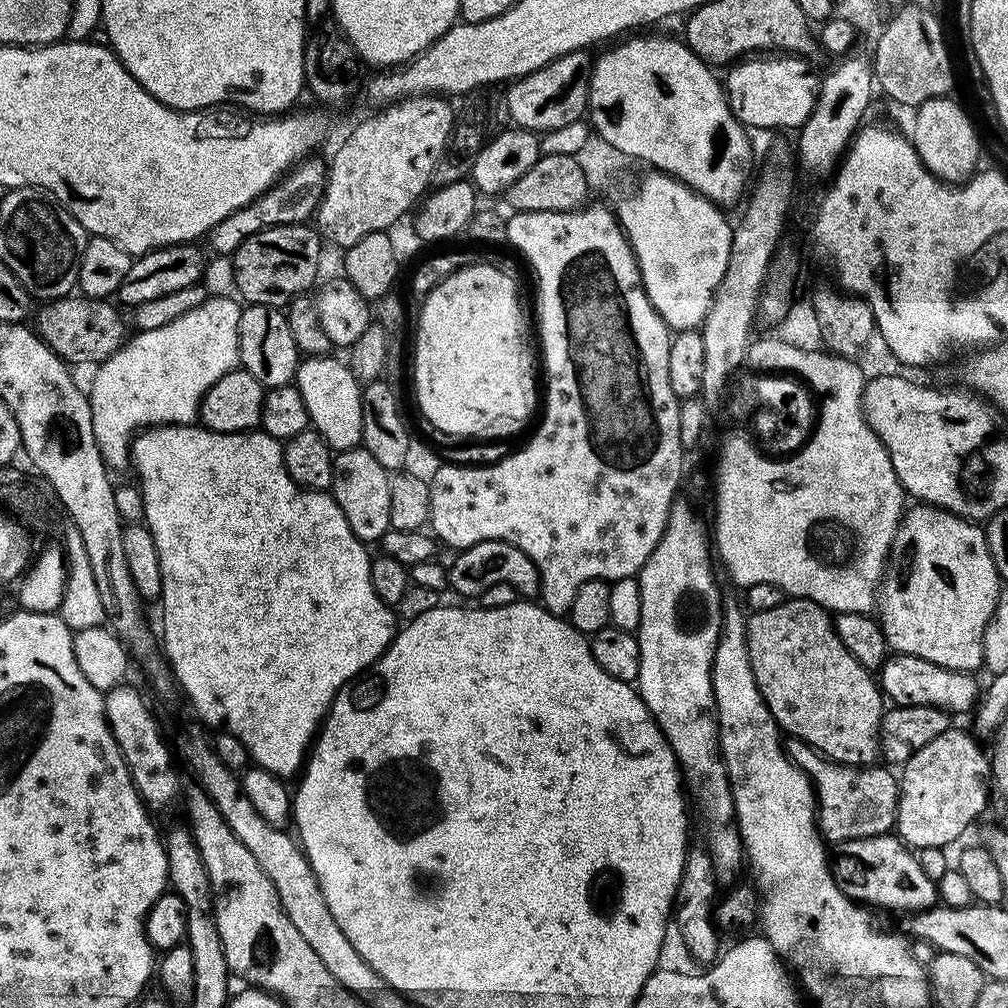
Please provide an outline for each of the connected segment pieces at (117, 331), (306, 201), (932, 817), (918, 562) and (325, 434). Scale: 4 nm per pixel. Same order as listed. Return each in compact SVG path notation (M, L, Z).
M69 294L59 298L49 299L47 302L41 304L44 305L41 306L40 313L38 313L39 308L38 311L35 313L35 316L36 315L37 316L36 316L36 324L34 323L34 331L36 335L40 337L40 339L46 341L46 343L50 346L50 350L54 350L55 352L57 352L61 360L65 362L69 362L71 365L75 366L75 364L92 364L91 366L99 366L103 364L104 361L110 359L110 357L113 356L115 352L119 350L119 348L123 347L123 345L129 339L130 336L130 333L128 333L129 325L126 323L126 320L125 320L126 325L124 325L124 320L122 317L120 317L120 312L119 312L119 310L121 311L121 309L117 307L115 303L113 303L114 305L112 305L112 302L109 302L107 299L93 300L92 297L85 296L83 294Z
M305 158L299 164L288 169L271 188L267 188L261 196L257 196L255 200L240 208L234 214L230 214L226 218L222 218L222 222L218 222L206 233L207 247L217 252L225 258L231 257L238 250L239 244L243 240L269 228L272 225L279 224L303 224L311 221L316 214L316 207L320 205L320 195L324 192L324 181L326 179L325 161L312 160L313 158Z
M950 726L905 760L899 773L900 801L895 831L913 850L947 849L990 804L990 760L968 732Z
M917 503L912 507L900 521L879 583L878 619L884 639L893 653L910 654L950 670L975 673L976 668L984 668L984 635L1002 587L994 558L990 558L984 528L942 508L933 508L931 504Z
M329 354L301 359L294 383L302 394L302 402L306 402L311 427L322 434L322 438L333 450L343 450L357 447L364 438L362 384L343 359L335 360L334 357Z

